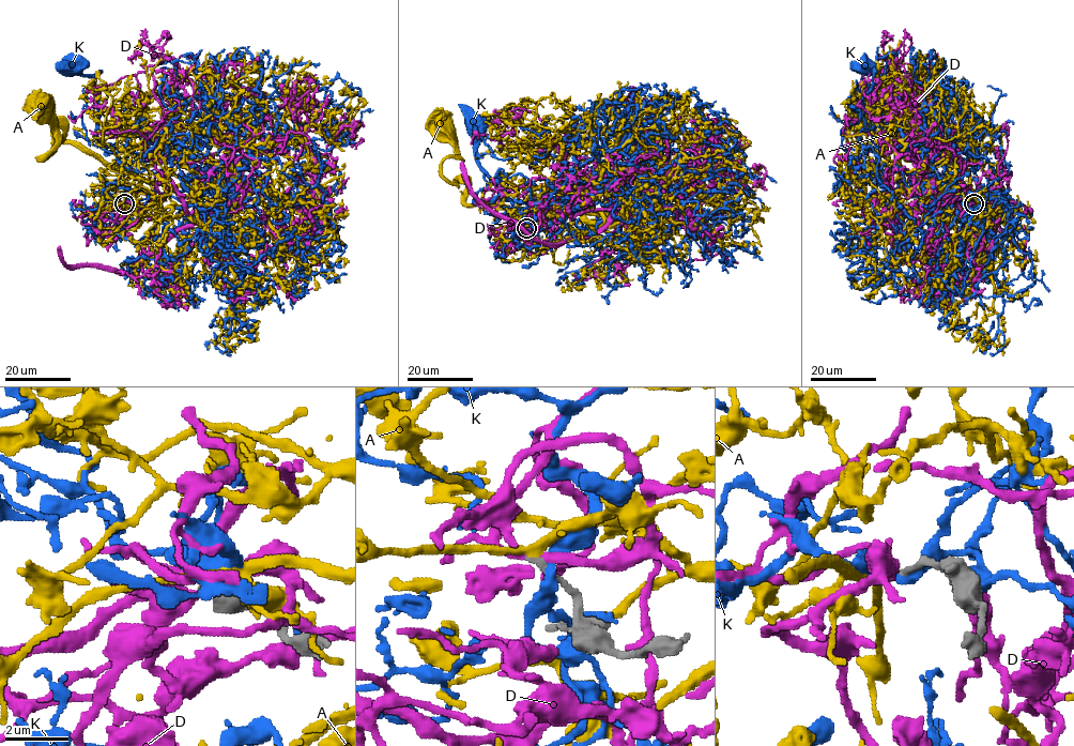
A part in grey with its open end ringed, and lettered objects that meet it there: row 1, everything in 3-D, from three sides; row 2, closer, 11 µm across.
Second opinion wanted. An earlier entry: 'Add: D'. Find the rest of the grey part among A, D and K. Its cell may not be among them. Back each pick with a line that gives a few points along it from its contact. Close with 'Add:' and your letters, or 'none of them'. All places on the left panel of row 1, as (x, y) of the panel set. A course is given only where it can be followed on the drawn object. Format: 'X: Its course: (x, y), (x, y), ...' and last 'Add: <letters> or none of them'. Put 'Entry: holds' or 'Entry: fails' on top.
Entry: fails
A: Its course: (124, 204), (175, 217), (201, 201), (112, 170), (57, 126), (39, 160), (57, 141), (43, 105)
Add: A

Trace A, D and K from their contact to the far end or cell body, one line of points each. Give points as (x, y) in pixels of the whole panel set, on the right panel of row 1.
A: (975, 204), (950, 214), (969, 198), (950, 142), (929, 126), (927, 153), (909, 160), (903, 134), (876, 105)
D: (975, 203), (949, 204), (931, 164), (913, 187), (888, 84), (901, 72), (890, 115)
K: (976, 203), (957, 204), (934, 191), (927, 203), (950, 182), (947, 148), (921, 80), (929, 73), (871, 69)

